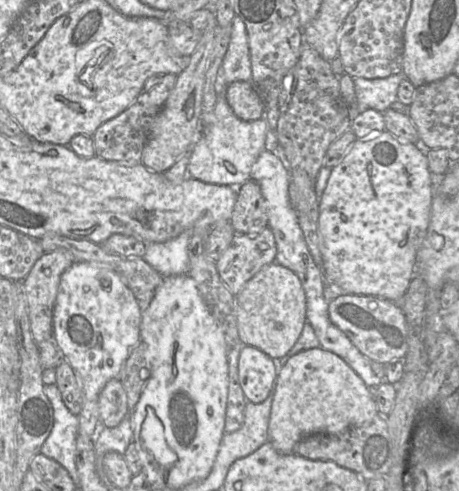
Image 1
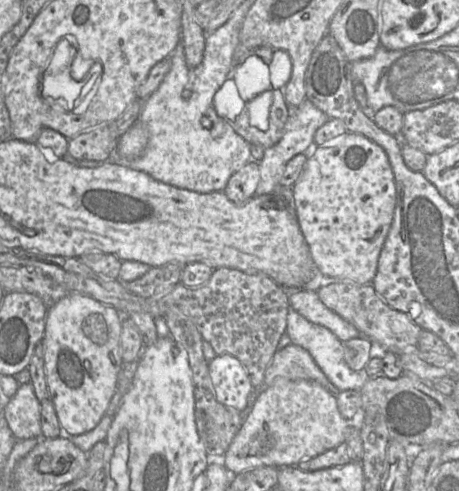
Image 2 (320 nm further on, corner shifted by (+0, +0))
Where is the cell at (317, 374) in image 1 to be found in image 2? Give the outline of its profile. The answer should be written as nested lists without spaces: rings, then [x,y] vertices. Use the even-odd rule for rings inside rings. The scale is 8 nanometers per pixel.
[[[278,379],[272,385],[262,387],[257,393],[249,414],[225,454],[218,460],[233,474],[260,466],[277,468],[297,466],[302,460],[322,454],[345,441],[352,424],[340,414],[336,395],[311,380]]]

